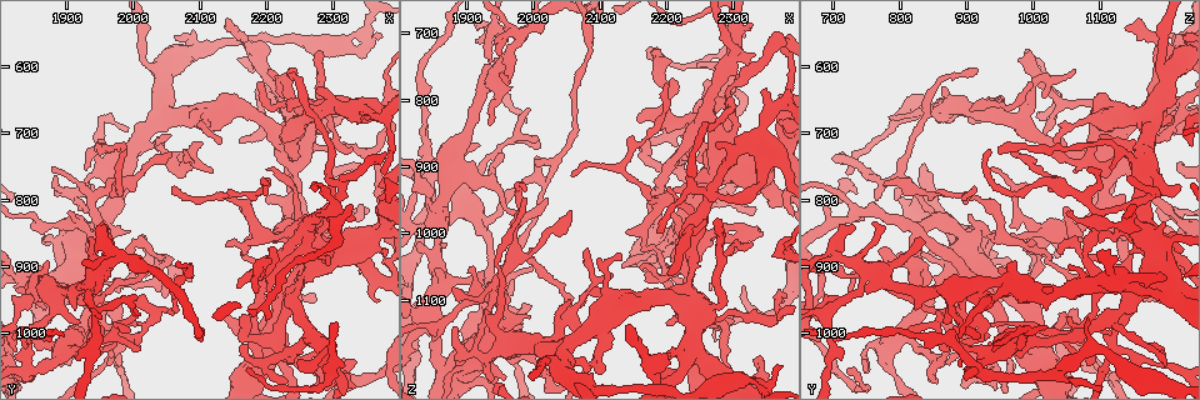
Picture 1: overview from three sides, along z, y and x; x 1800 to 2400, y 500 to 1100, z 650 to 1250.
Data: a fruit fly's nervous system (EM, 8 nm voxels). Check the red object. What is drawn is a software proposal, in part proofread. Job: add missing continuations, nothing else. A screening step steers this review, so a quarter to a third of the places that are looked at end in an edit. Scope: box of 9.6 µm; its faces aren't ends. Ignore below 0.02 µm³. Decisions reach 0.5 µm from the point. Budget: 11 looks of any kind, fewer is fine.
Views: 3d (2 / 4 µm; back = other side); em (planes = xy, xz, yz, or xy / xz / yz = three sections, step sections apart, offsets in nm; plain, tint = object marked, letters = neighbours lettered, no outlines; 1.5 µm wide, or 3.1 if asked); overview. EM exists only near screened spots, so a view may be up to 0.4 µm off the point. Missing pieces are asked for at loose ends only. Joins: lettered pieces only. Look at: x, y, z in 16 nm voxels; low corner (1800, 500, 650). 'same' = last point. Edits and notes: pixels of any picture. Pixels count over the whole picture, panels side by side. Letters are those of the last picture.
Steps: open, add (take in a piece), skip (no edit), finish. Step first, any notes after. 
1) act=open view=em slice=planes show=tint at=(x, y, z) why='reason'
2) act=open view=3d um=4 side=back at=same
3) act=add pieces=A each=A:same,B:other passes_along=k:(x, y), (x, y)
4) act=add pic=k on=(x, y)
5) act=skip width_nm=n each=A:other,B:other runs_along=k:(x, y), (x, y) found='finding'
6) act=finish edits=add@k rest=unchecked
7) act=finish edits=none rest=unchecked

act=open view=em slice=planes show=plain at=(1905, 820, 1055) why='an open end'

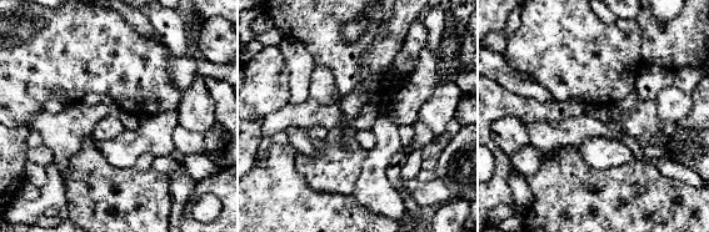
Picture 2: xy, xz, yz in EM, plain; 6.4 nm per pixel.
act=open view=em slice=planes show=letters at=same why='what lies round it'

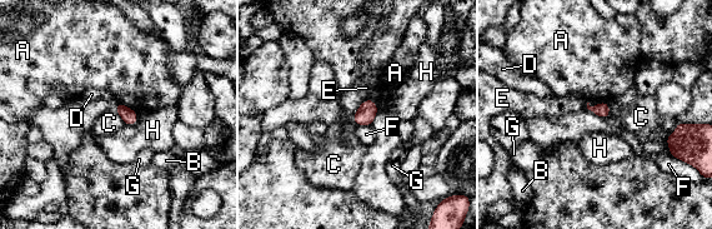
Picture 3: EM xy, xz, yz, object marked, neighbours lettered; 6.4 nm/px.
act=skip longest_contact=C:220nm each=A:other,B:other,C:other,D:other,E:other,F:other,G:other,H:other border=3:(677, 122), (667, 137), (670, 154) found='no lettered piece goes on from it'

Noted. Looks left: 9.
act=open view=em slice=xz step=8 show=letters at=(2200, 800, 1140) why='an open end'

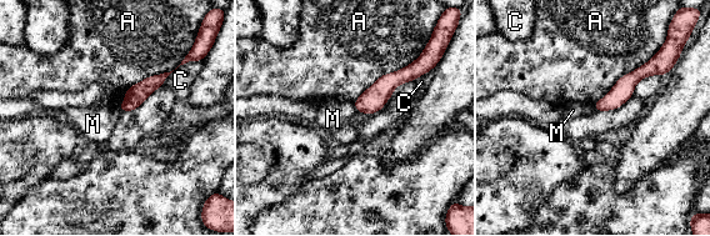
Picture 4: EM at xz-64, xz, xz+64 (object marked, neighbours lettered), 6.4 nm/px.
act=open view=em slice=planes show=letters at=same why='another direction'

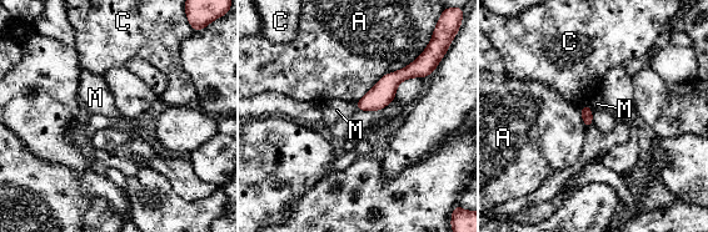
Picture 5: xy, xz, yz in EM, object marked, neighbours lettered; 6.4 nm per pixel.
act=skip longest_contact=A:500nm each=A:other,C:other,M:other runs_along=5:(419, 74), (395, 77), (360, 106) found='no lettered piece goes on from it'

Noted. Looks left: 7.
act=open view=em slice=planes show=letters at=(2200, 605, 1060) why='thin end'

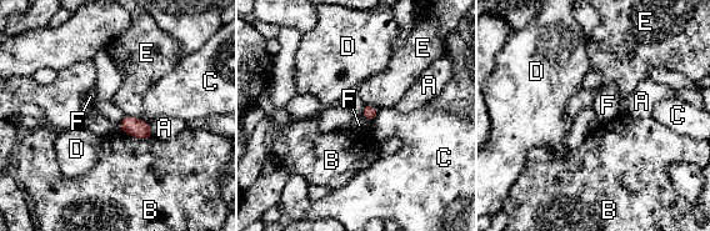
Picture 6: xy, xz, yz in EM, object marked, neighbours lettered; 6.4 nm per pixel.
act=skip each=A:other,B:other,C:other,D:other,E:other,F:other border=6:(361, 115), (370, 121) found='none of them fits'

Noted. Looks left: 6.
act=open view=em slice=planes show=tint at=(2335, 825, 735) why='branch stops here'

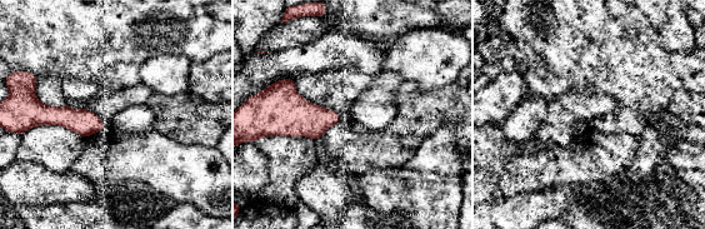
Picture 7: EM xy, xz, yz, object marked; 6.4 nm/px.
act=open view=em slice=planes show=letters at=same

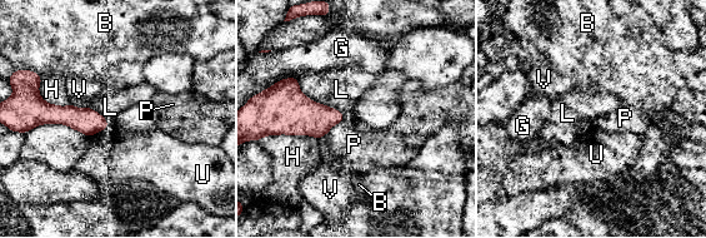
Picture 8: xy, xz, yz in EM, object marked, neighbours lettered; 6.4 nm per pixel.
act=skip width_nm=110 each=B:other,G:other,H:other,L:other,P:other,U:other,V:other border=8:(298, 79), (304, 94), (345, 118) found='no lettered piece goes on from it'

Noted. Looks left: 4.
act=finish edits=none rest=unchecked

